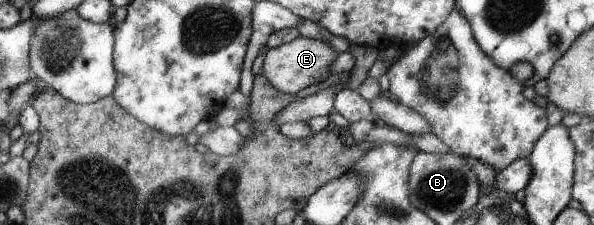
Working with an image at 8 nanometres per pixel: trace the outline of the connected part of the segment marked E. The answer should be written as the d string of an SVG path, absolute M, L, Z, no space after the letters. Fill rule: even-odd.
M300 36L291 42L269 49L265 59L258 64L257 69L280 92L294 95L300 90L312 86L312 84L325 81L331 74L331 67L337 56L336 50L328 41Z

